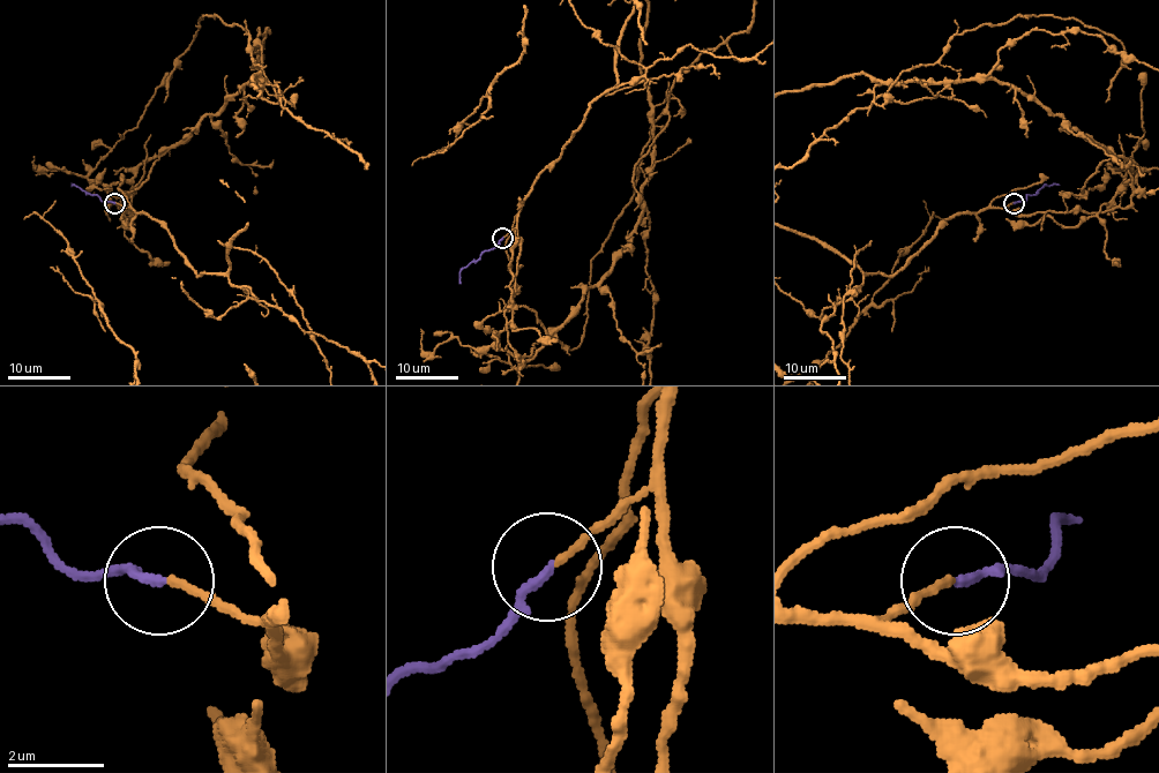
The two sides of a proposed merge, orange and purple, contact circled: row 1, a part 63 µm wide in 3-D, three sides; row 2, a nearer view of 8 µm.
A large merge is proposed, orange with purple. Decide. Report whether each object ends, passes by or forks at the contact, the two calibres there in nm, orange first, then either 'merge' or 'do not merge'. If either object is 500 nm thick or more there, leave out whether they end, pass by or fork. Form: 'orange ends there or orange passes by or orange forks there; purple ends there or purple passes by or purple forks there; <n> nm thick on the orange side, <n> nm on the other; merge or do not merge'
orange ends there; purple ends there; 150 nm thick on the orange side, 170 nm on the other; merge

